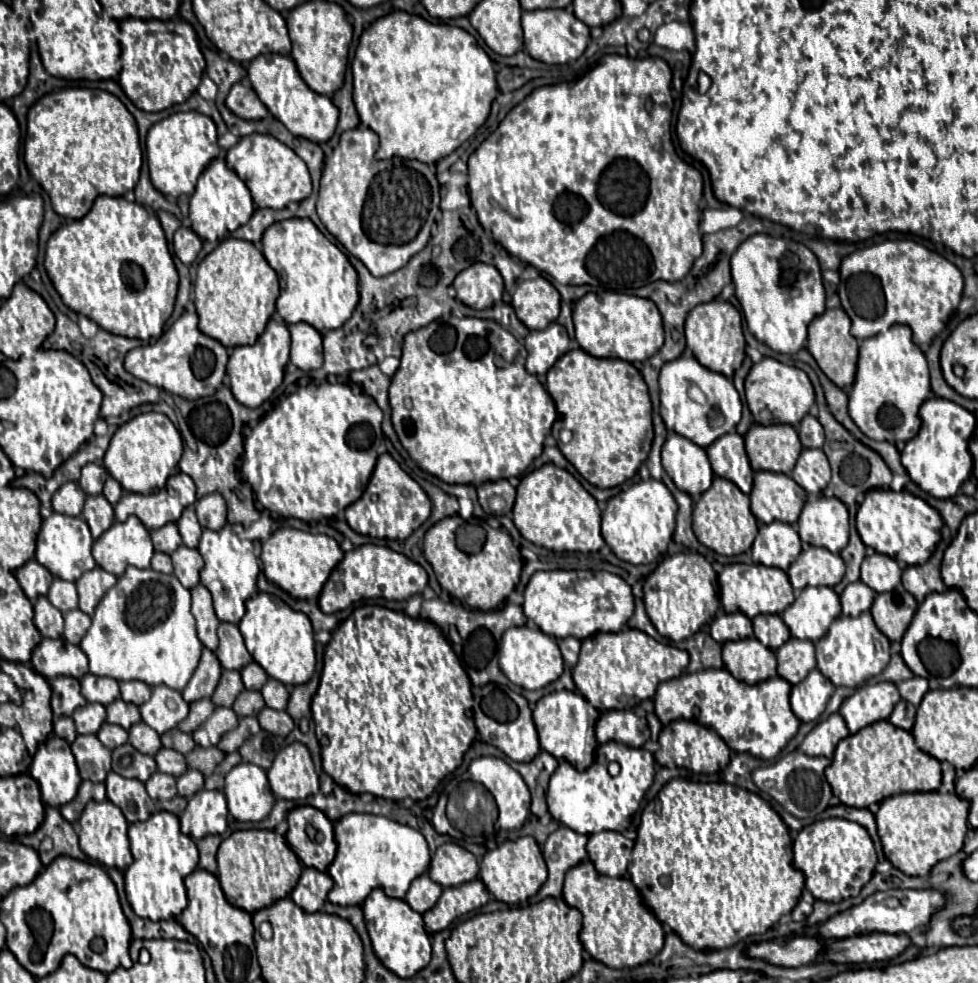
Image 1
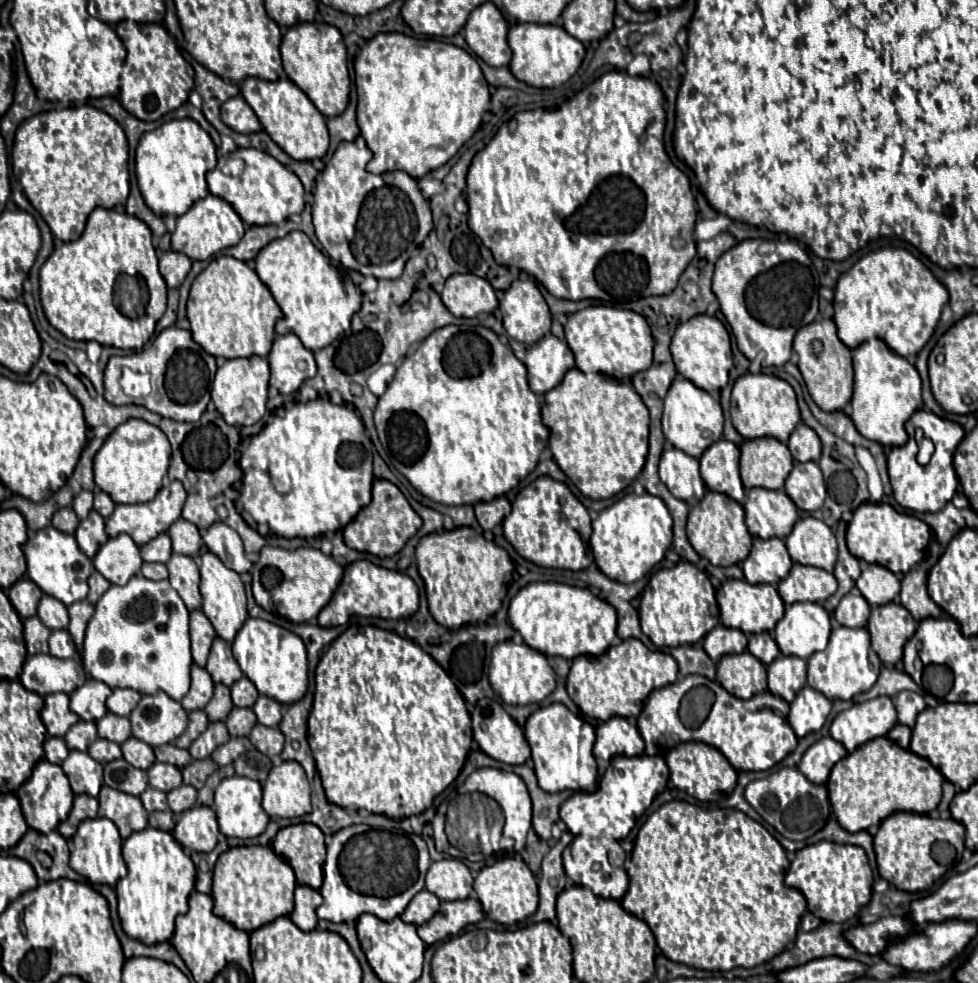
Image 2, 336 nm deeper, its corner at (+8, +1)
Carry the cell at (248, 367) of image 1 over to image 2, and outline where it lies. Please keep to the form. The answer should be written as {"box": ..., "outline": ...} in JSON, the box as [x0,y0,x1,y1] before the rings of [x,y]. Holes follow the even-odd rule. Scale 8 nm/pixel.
{"box":[211,356,269,426],"outline":[[[261,356],[251,358],[235,358],[225,360],[213,380],[211,400],[215,402],[217,412],[231,426],[251,426],[265,414],[267,402],[267,386],[269,386],[269,362]]]}

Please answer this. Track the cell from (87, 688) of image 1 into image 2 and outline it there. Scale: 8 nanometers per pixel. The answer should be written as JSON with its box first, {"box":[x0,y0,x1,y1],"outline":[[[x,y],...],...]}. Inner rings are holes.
{"box":[71,678,111,722],"outline":[[[89,678],[81,688],[71,694],[71,710],[87,722],[97,722],[107,714],[105,700],[109,698],[111,688],[99,680]]]}

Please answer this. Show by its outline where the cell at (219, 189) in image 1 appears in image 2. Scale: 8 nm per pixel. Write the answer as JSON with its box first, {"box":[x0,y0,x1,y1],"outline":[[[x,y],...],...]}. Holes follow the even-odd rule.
{"box":[171,194,245,260],"outline":[[[209,194],[207,198],[197,200],[187,214],[177,218],[177,228],[171,234],[171,248],[175,252],[181,252],[185,256],[189,256],[191,260],[207,260],[213,254],[235,246],[245,234],[245,226],[243,220],[237,216],[237,212],[221,198]]]}

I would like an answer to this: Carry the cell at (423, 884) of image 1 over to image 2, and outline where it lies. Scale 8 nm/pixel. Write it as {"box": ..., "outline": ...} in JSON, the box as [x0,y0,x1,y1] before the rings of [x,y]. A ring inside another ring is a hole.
{"box":[401,890,439,926],"outline":[[[421,890],[405,908],[405,912],[401,914],[401,920],[419,926],[427,922],[437,910],[439,910],[439,898],[427,890]]]}

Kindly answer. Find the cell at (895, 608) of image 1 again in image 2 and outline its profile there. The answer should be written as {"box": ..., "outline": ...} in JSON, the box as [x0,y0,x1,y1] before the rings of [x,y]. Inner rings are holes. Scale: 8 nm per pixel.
{"box":[867,604,917,664],"outline":[[[885,604],[871,610],[867,624],[871,646],[885,664],[897,664],[903,658],[905,642],[915,634],[917,624],[901,604]]]}

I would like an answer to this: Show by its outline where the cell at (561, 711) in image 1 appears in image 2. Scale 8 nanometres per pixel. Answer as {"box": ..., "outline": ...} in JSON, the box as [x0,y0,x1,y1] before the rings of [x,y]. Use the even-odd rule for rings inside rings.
{"box":[525,704,597,794],"outline":[[[563,704],[539,708],[529,716],[525,724],[525,738],[531,746],[531,758],[535,762],[535,774],[541,790],[549,794],[561,790],[595,792],[597,788],[597,762],[593,756],[595,728],[587,724],[581,716],[573,714]]]}

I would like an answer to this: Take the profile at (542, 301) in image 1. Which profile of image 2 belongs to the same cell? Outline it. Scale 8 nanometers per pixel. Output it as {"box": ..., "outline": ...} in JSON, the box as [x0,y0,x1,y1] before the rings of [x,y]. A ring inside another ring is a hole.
{"box":[499,280,551,344],"outline":[[[515,280],[499,301],[503,328],[509,338],[535,344],[551,330],[549,306],[533,280]]]}

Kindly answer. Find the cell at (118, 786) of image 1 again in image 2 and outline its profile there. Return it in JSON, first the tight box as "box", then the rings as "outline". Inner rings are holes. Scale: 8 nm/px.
{"box":[99,786,149,838],"outline":[[[103,786],[99,792],[99,816],[109,818],[117,826],[121,838],[129,838],[133,832],[147,828],[149,812],[137,796]]]}

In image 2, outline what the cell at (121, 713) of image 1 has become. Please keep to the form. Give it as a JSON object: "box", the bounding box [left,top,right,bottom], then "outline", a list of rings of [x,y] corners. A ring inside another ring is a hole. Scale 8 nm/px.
{"box":[95,712,131,744],"outline":[[[107,712],[107,716],[103,716],[103,720],[97,720],[95,724],[97,724],[97,730],[99,730],[99,738],[121,744],[131,736],[129,720],[123,718],[123,716]]]}

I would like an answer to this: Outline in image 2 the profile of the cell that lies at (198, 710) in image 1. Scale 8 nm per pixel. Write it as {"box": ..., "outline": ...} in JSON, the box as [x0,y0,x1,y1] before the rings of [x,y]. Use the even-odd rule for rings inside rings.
{"box":[175,710,209,748],"outline":[[[195,710],[189,714],[189,726],[187,726],[187,732],[183,732],[183,736],[179,736],[179,740],[175,740],[175,746],[177,748],[189,748],[191,742],[201,734],[205,732],[205,728],[209,726],[209,720],[207,720],[207,714],[201,712],[201,710]]]}

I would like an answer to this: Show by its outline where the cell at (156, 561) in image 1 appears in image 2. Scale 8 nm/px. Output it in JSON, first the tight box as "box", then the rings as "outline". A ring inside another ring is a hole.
{"box":[141,562,167,580],"outline":[[[145,562],[143,568],[141,568],[141,574],[145,578],[149,578],[149,580],[165,580],[167,578],[167,568],[163,564],[155,564],[155,562],[149,564],[149,562]]]}

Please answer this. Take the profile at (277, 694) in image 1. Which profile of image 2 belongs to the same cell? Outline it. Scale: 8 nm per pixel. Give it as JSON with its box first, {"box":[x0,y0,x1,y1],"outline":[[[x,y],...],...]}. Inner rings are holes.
{"box":[253,696,281,728],"outline":[[[267,696],[257,698],[257,702],[253,706],[253,712],[257,716],[257,722],[263,724],[263,726],[275,728],[281,722],[281,704],[267,698]]]}

